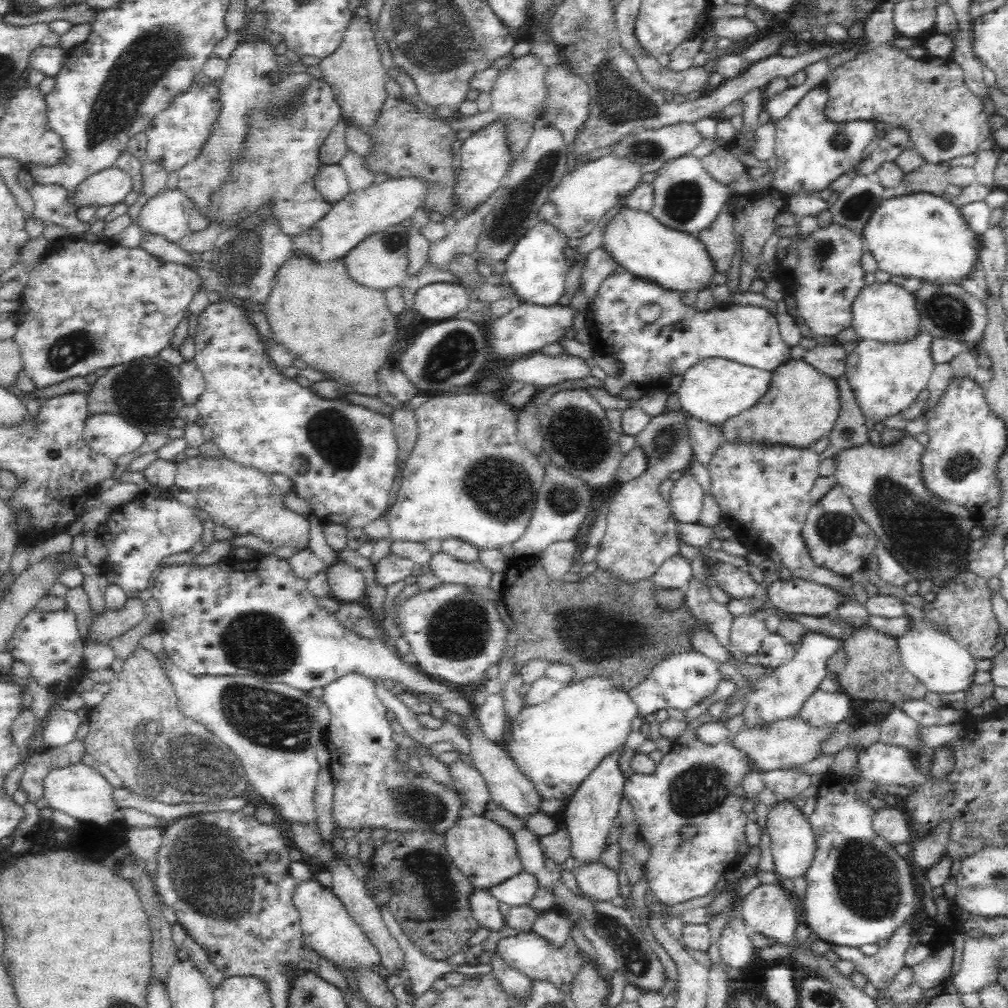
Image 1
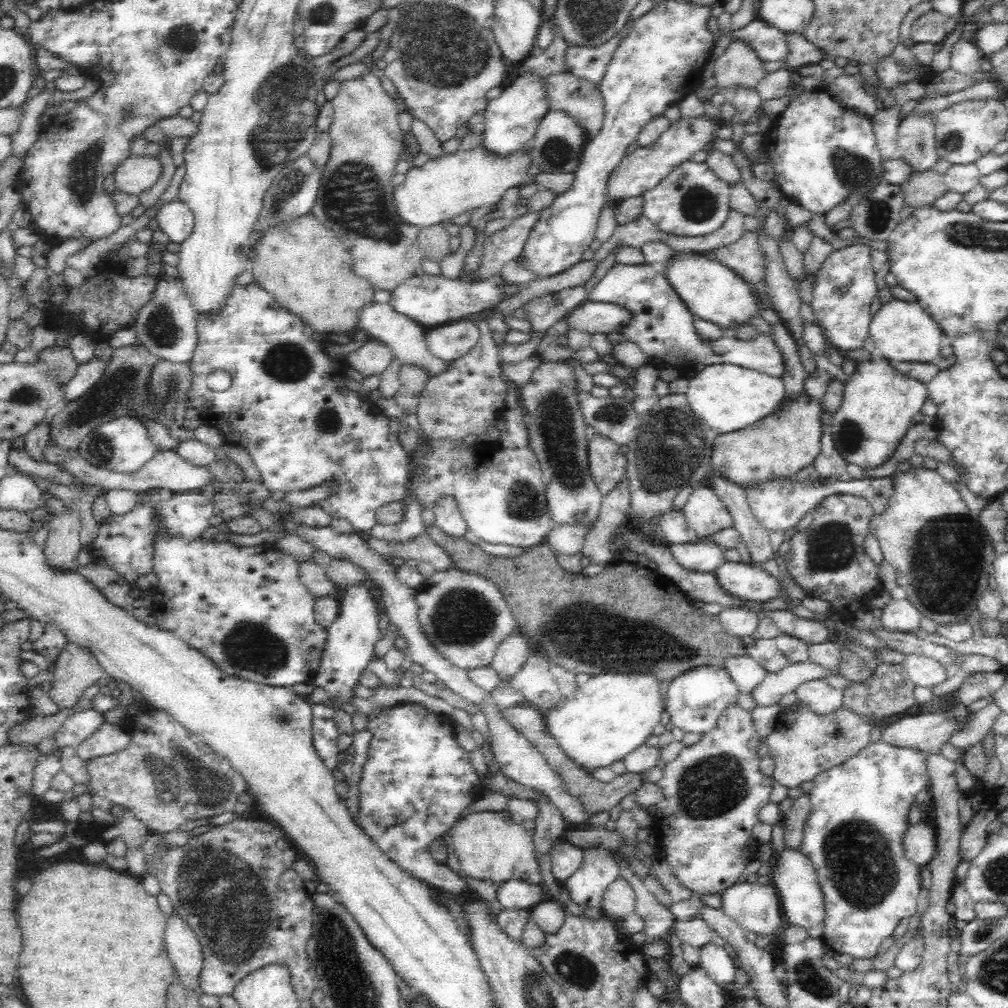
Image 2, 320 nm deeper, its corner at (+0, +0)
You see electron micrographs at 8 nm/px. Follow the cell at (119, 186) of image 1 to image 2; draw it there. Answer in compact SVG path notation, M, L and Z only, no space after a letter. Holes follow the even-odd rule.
M128 154L114 172L115 188L139 195L158 182L162 169L158 156Z

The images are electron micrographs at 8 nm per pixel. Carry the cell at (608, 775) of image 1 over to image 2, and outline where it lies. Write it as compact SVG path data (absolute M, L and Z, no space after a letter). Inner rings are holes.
M593 846L583 849L583 863L576 872L573 872L562 884L569 890L572 902L584 908L598 908L601 910L603 905L603 896L609 884L620 878L620 867L612 857L610 849Z

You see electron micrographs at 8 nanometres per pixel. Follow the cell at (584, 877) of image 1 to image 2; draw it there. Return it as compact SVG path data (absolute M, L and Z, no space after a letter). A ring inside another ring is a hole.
M622 877L608 885L603 896L602 914L614 921L622 921L636 912L636 895L631 884Z

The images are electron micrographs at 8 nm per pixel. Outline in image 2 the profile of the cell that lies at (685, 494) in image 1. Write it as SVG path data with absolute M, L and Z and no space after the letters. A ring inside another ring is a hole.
M706 483L690 494L682 511L687 524L700 540L709 538L724 528L733 527L730 511Z

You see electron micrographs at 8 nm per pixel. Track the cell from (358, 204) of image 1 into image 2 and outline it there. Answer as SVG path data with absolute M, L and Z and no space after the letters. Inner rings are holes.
M483 140L475 148L431 158L420 167L412 167L404 181L395 186L394 200L399 216L409 225L426 228L480 207L496 205L511 188L521 187L529 174L531 151L518 150L508 156L485 150Z

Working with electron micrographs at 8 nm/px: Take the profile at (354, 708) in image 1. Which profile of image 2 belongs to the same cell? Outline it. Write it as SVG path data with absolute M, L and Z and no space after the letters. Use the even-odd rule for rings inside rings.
M362 580L346 588L346 594L340 600L338 616L326 630L326 644L320 658L320 668L312 682L326 690L328 703L349 702L348 698L354 698L352 688L358 684L358 676L372 660L374 645L380 639L378 607Z

